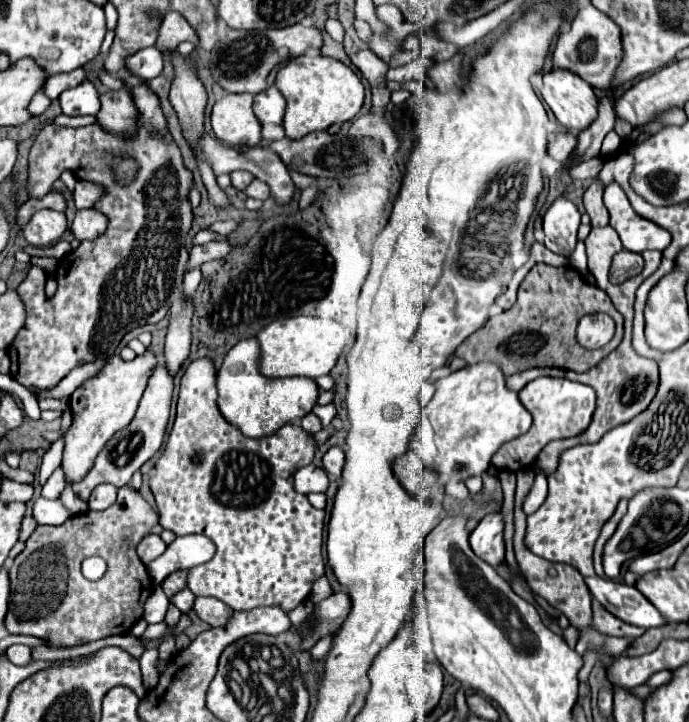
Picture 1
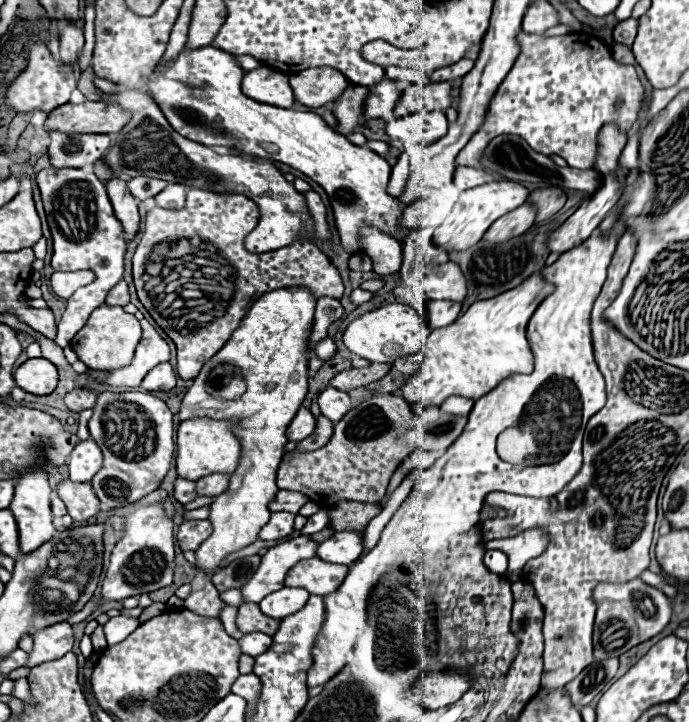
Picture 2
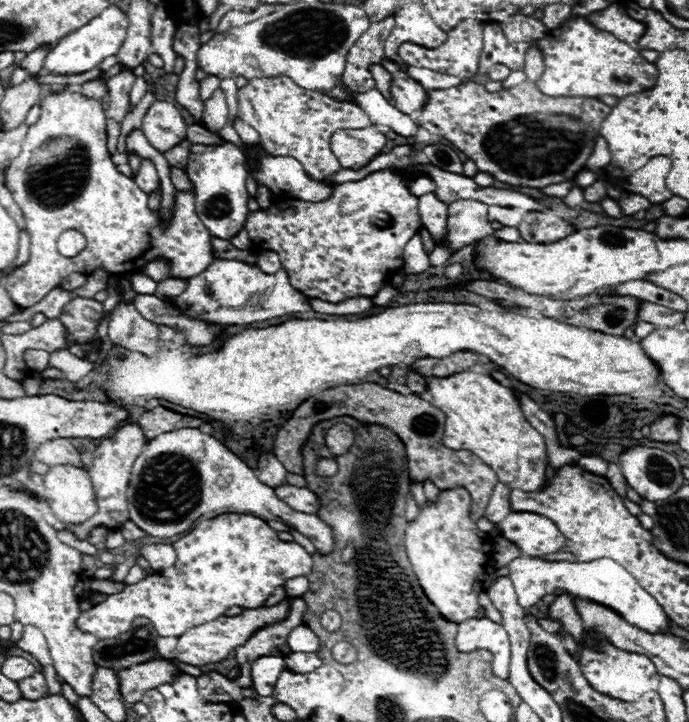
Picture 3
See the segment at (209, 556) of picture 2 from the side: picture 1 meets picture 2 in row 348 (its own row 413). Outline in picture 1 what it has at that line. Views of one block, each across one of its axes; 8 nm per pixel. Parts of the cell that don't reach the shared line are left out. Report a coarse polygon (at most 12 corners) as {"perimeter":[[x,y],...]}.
{"perimeter":[[256,338],[218,370],[218,410],[248,438],[312,412],[310,378],[266,378]]}

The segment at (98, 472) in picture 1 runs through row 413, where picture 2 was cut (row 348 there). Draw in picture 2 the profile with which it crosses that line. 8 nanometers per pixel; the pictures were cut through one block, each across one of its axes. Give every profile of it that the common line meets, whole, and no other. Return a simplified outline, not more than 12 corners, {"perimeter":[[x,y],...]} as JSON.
{"perimeter":[[142,324],[142,340],[130,366],[108,372],[110,386],[140,386],[160,362],[170,360],[168,342]]}

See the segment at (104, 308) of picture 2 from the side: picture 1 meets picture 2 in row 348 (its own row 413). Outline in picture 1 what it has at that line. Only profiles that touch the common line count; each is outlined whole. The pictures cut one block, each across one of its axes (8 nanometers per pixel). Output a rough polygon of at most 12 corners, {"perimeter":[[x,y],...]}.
{"perimeter":[[110,356],[68,400],[62,504],[114,432],[134,418],[158,358]]}

